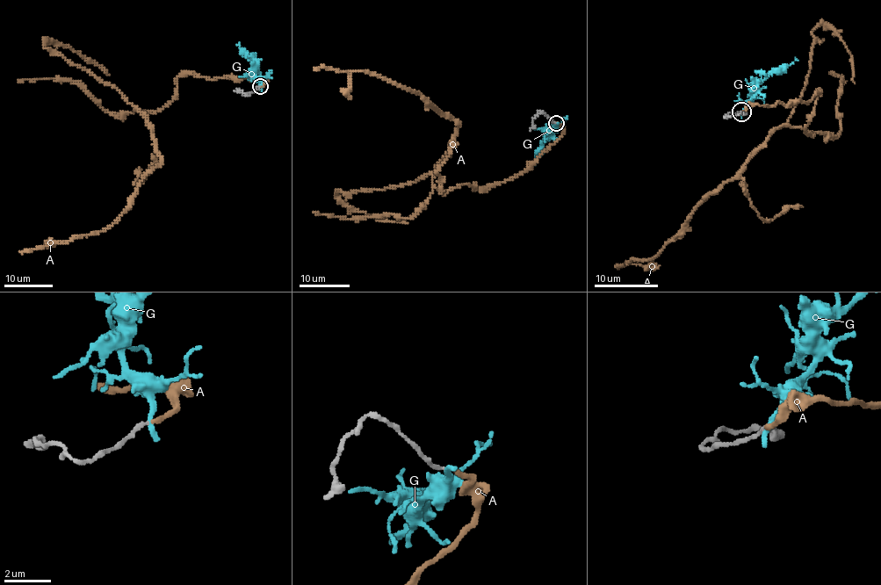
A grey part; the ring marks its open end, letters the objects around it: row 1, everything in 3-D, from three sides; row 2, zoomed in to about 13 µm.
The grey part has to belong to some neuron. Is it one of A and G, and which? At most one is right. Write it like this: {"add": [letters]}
{"add": ["A"]}

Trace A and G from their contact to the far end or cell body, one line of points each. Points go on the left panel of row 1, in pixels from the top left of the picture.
A: (261, 86), (266, 78), (176, 79), (169, 102), (134, 108), (160, 162), (111, 225), (20, 252)
G: (259, 87), (255, 63), (237, 44)

